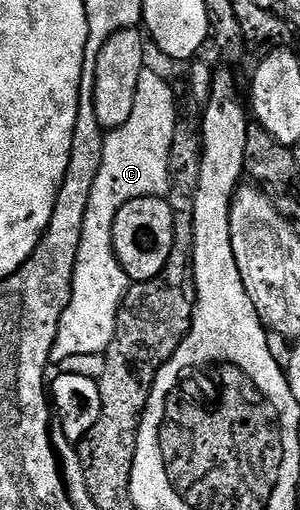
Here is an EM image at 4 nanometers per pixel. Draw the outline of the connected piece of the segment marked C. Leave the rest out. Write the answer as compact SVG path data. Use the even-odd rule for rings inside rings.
M143 69L140 73L136 101L128 121L109 132L104 141L100 169L84 212L84 233L80 233L80 253L74 266L70 304L60 317L56 341L50 350L50 363L54 365L61 365L64 357L80 357L80 353L101 355L108 349L116 329L118 306L132 283L114 252L116 213L133 199L149 195L166 197L170 193L168 153L180 122L165 77L150 70Z

